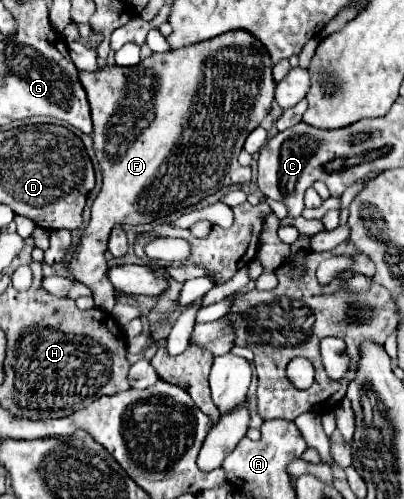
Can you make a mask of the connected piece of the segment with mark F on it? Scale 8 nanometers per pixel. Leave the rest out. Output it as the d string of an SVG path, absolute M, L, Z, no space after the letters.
M230 31L210 41L168 53L154 53L134 67L106 65L98 71L78 71L78 79L88 95L94 123L94 153L102 169L102 189L96 195L90 221L82 231L80 243L68 261L72 281L84 283L94 291L94 303L102 311L112 311L116 297L106 275L104 253L114 225L144 225L174 211L188 209L222 187L248 183L250 167L238 163L246 137L270 113L274 101L272 63L262 43L246 31Z

